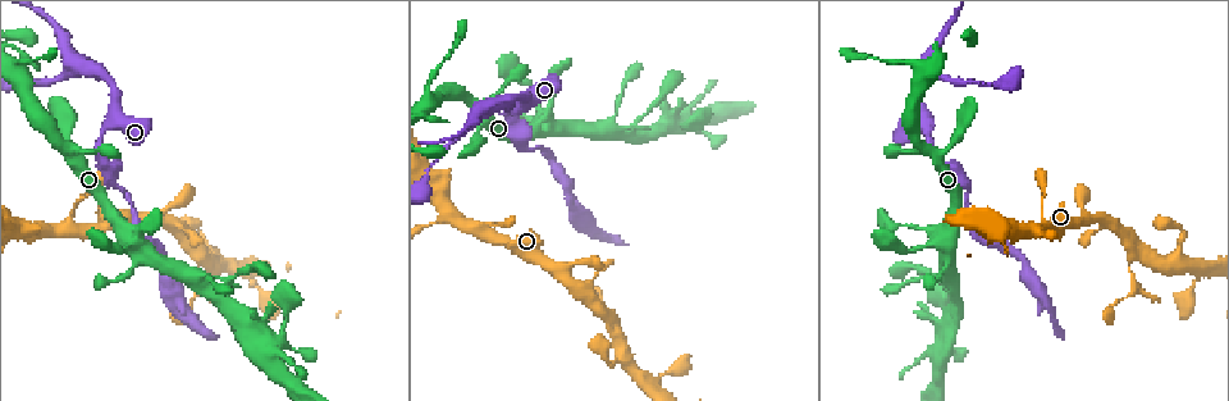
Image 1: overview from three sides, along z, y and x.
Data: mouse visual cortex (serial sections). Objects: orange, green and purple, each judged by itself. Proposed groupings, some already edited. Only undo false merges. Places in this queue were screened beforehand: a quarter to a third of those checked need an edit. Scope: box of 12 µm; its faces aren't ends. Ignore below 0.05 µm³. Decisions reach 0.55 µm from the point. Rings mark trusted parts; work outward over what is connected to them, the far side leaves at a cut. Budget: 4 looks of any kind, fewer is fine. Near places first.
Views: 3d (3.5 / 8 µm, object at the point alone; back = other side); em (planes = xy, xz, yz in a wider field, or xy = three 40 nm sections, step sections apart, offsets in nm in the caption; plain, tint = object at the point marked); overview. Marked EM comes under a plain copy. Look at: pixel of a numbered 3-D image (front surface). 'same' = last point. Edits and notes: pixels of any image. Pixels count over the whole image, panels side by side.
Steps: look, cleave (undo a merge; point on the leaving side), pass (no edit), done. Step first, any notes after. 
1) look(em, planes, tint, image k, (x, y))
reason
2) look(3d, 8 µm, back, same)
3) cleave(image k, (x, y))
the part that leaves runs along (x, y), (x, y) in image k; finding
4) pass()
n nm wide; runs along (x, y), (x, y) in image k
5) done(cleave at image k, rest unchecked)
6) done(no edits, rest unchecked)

look(3d, 3.5 µm, image 1, (1052, 227))
arms part here

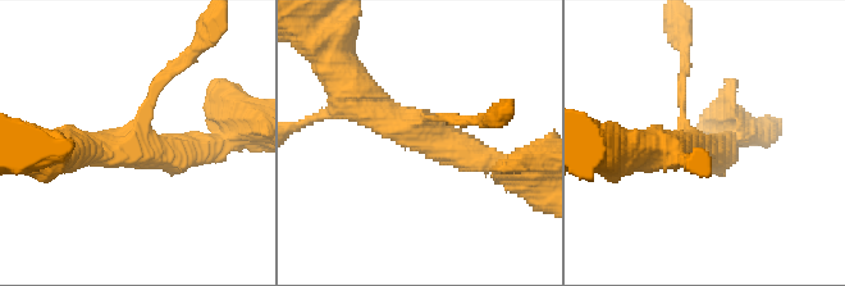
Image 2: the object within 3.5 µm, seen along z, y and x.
look(em, xy, step 3, tint, image 2, (424, 131))
3 arms; arms of 150, 300, 400 nm

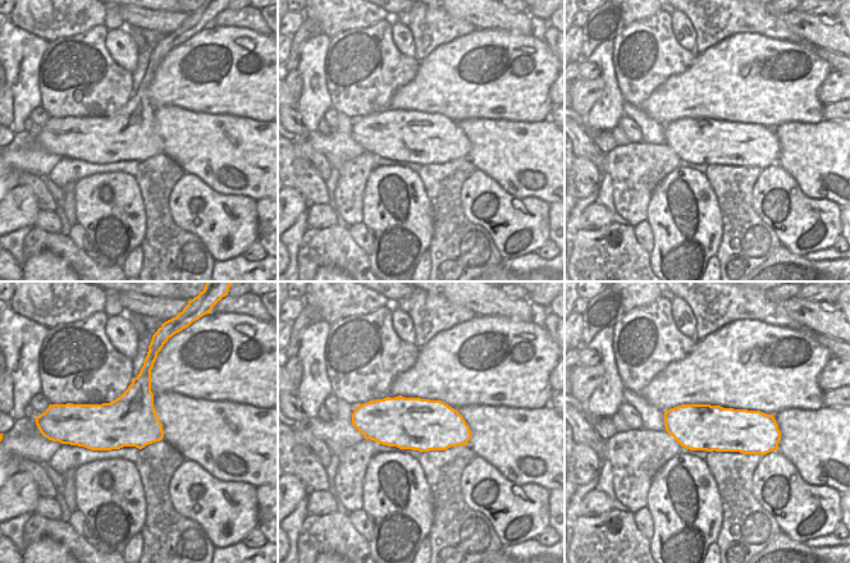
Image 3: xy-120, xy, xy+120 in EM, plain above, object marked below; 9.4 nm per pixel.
pass()
runs along (497, 163), (379, 117), (351, 84) in image 2; continuous, no second cell

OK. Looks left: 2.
look(3d, 3.5 µm, image 1, (677, 128))
four arms meet

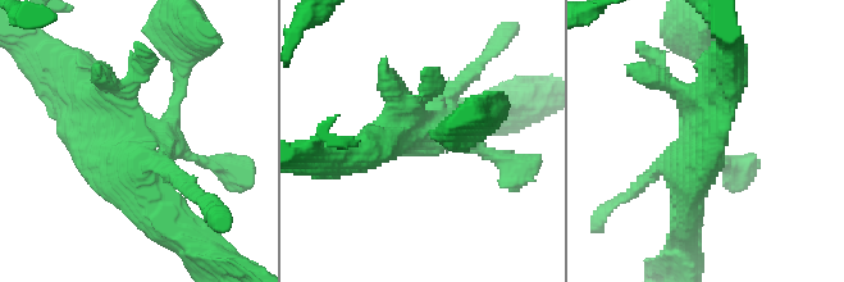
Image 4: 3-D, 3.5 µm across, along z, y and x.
look(em, xy, step 2, tint, image 4, (121, 138))
now the EM

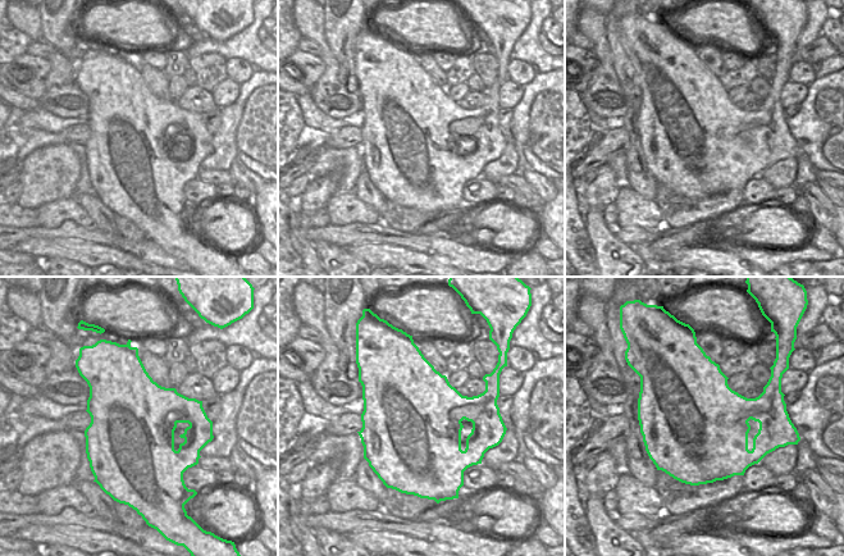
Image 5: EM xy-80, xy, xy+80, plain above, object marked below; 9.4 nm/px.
pass()
runs along (68, 73), (158, 214) in image 4; one cell here

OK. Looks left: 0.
done(no edits, rest unchecked)

